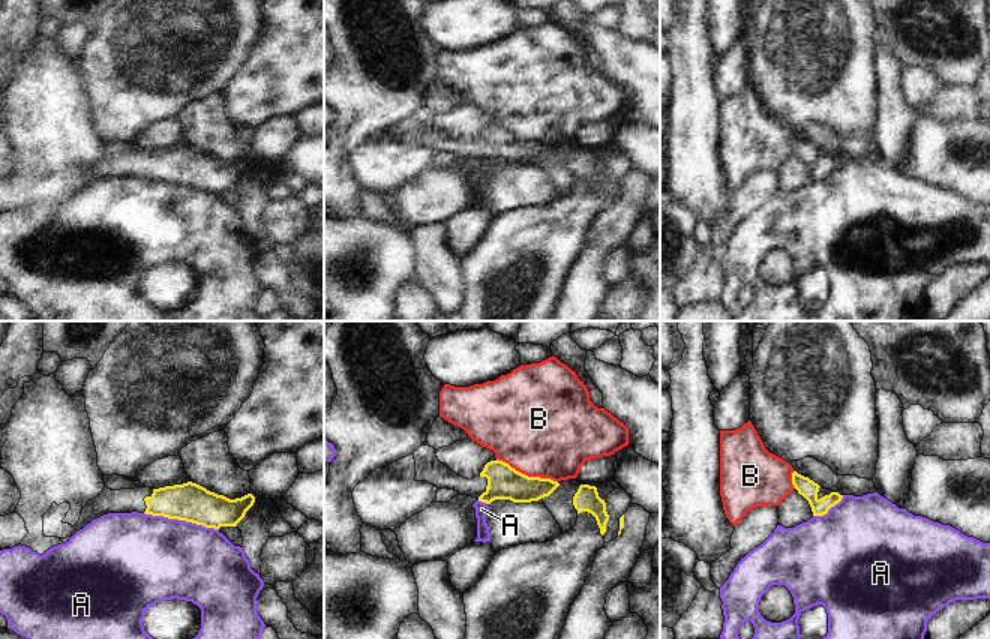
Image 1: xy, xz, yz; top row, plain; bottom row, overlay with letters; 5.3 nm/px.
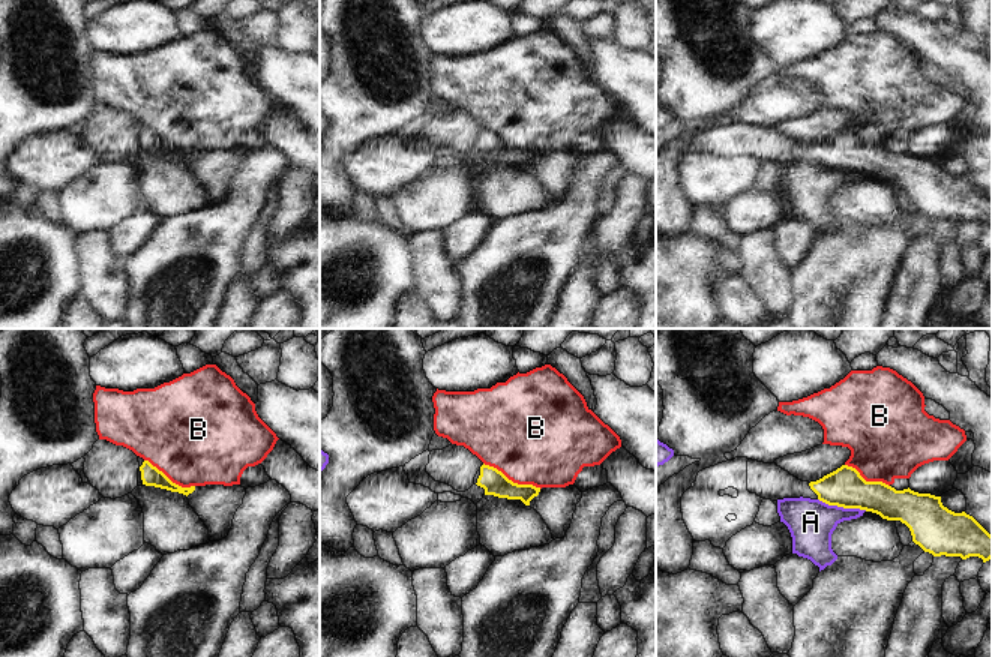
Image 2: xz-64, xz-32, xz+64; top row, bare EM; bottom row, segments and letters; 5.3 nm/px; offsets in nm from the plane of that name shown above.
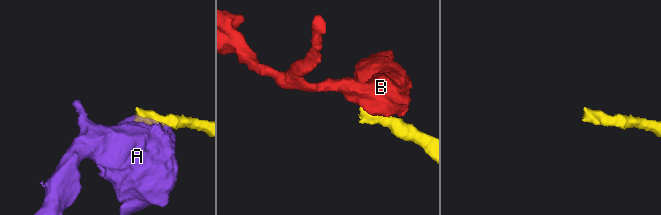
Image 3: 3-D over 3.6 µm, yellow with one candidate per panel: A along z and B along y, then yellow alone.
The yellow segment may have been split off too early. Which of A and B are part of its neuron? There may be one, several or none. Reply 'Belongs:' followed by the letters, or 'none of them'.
Belongs: none of them

